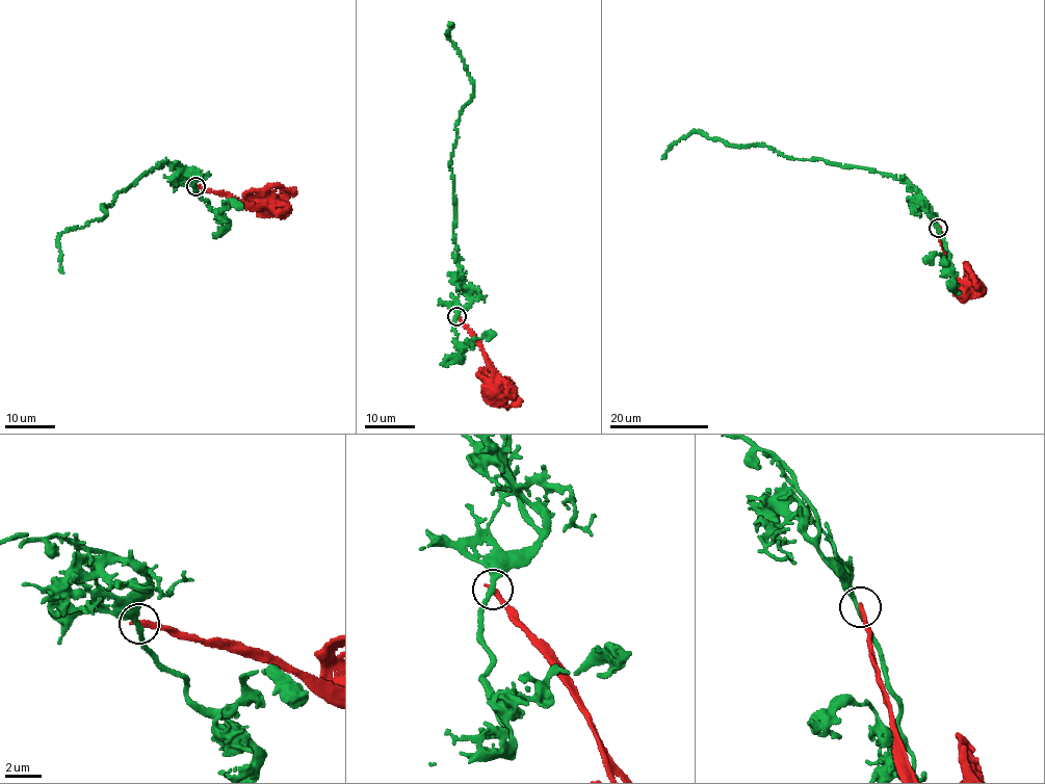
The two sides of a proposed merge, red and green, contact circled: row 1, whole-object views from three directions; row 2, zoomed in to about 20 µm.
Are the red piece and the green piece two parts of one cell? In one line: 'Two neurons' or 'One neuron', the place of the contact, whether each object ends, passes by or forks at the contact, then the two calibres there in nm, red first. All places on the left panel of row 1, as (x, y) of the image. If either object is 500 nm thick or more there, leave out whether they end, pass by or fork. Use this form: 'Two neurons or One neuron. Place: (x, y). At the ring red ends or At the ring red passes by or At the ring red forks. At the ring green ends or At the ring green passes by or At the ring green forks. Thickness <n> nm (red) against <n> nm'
Two neurons. Place: (196, 186). At the ring red ends. At the ring green passes by. Thickness 320 nm (red) against 240 nm

